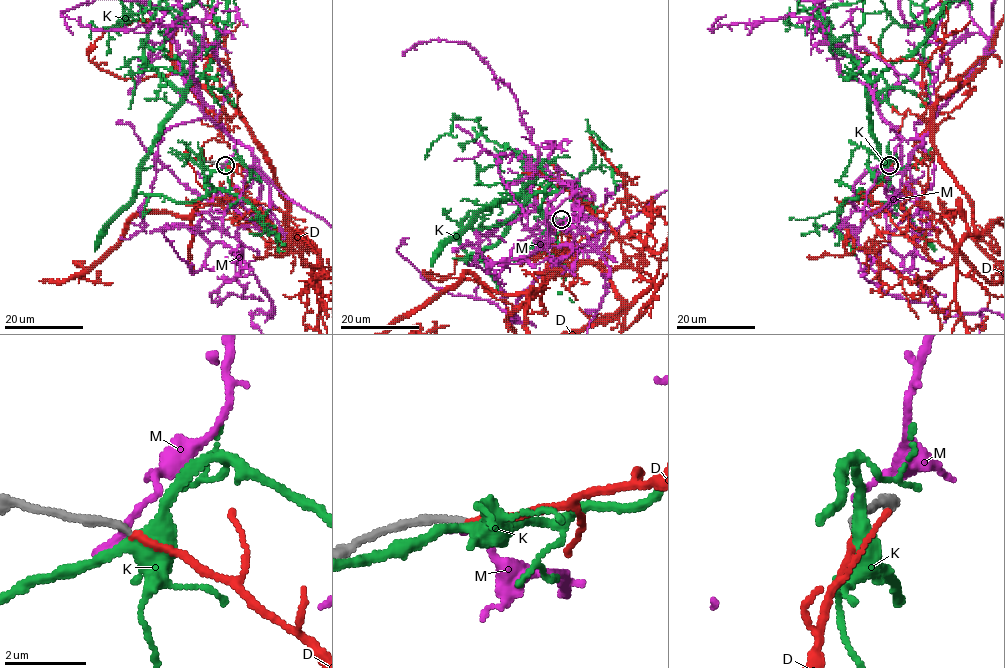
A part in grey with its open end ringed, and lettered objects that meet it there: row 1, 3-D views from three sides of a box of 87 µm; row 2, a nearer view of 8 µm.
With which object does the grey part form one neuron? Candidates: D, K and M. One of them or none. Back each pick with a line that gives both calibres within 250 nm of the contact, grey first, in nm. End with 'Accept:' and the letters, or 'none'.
D: Thickness 180 nm (grey) against 170 nm
Accept: D

